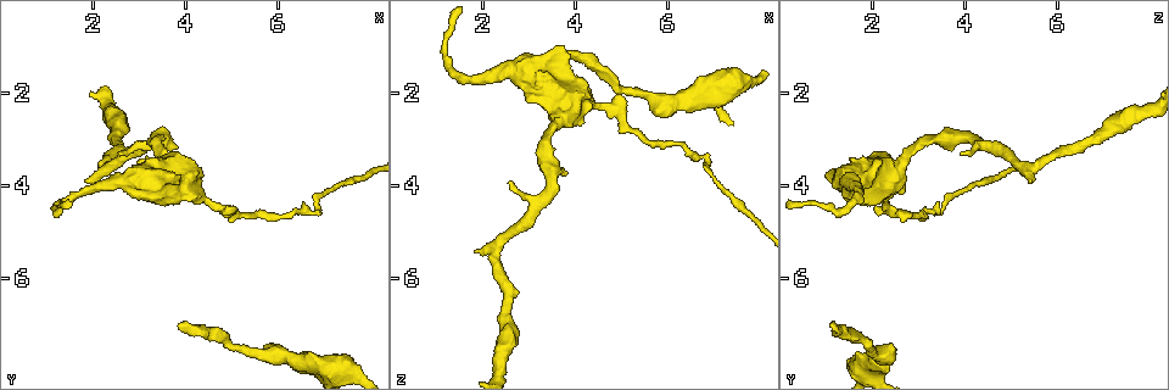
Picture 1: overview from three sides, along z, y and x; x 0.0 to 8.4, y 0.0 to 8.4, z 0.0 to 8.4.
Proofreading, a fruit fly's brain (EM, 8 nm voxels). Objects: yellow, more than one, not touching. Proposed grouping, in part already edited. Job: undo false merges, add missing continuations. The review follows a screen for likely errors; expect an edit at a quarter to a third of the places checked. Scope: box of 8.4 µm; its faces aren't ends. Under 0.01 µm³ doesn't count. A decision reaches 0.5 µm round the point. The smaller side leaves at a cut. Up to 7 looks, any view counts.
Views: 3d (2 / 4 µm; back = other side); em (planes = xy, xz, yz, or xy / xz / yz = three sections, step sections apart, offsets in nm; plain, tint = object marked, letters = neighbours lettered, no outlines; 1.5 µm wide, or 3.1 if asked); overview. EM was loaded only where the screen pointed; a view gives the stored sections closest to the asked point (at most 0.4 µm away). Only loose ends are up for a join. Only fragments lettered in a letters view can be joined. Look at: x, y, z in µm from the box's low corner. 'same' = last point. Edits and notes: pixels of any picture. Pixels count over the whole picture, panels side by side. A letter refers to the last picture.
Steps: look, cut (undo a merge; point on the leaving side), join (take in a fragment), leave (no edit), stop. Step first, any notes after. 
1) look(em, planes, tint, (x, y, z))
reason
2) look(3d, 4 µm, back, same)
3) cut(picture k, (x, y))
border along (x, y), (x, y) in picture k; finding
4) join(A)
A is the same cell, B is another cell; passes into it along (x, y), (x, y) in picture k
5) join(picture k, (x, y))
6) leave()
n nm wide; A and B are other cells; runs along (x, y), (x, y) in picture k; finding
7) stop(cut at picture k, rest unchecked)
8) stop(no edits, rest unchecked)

look(em, planes, letters, (3.85, 7.05, 1.15))
branch stops here

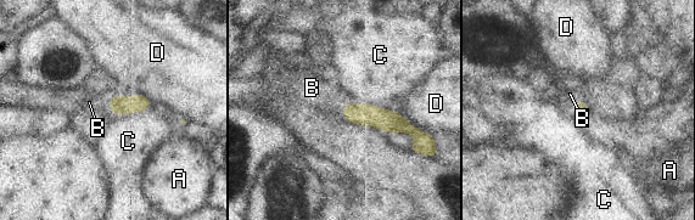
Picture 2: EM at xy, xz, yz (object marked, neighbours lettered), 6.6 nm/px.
join(B)
C touches over 360 nm; B is the same cell, A, C and D are other cells; passes into it along (122, 105), (108, 103), (89, 102) in picture 2; it goes on there

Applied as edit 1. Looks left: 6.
look(overview)
redraw

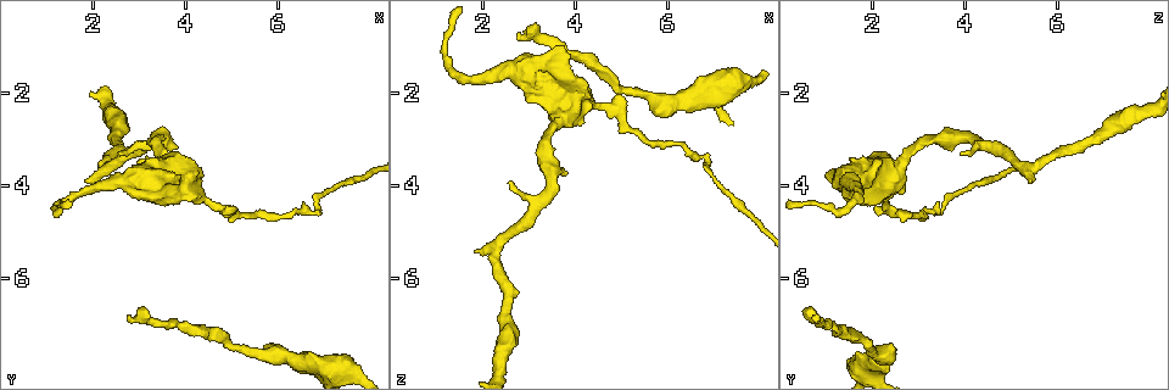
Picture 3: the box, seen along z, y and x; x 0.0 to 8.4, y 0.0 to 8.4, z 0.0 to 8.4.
look(3d, 4 µm, back, (3.40, 3.30, 2.90))
thin neck

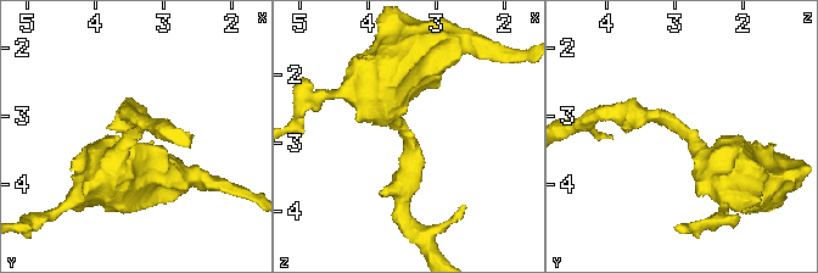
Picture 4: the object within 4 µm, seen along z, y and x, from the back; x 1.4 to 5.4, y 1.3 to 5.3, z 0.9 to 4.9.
look(em, planes, tint, (3.45, 3.20, 2.95))
arms of 320, 650 nm

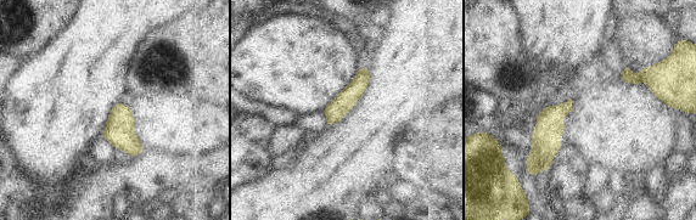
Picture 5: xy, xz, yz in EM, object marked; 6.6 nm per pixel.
look(em, planes, letters, same)
see the neighbours

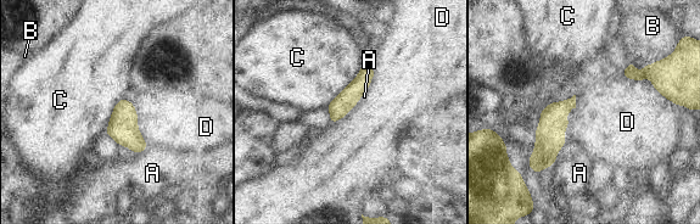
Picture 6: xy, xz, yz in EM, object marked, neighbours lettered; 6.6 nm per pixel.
leave()
C touches over 380 nm; A, B, C and D are other cells; runs along (368, 66), (363, 80), (332, 119) in picture 6; all the same cell

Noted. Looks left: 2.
look(3d, 2 µm, (2.30, 3.55, 5.35))
sharp bend

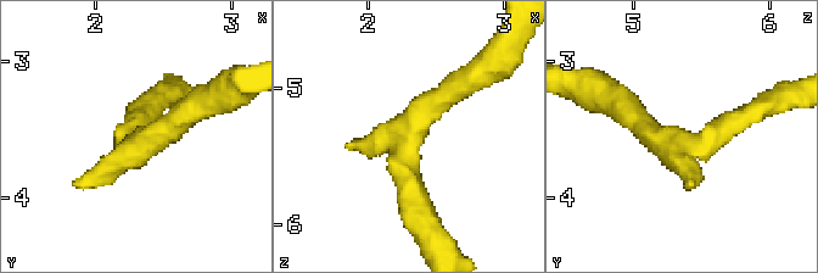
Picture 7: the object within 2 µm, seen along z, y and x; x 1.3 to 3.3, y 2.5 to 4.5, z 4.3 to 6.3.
look(em, planes, letters, (2.32, 3.56, 5.30))
shape alone is not enough

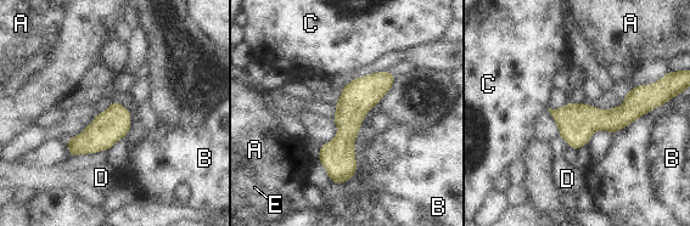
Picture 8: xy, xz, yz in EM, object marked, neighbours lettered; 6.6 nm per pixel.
leave()
A, B, C, D and E are other cells; border along (665, 102), (612, 134) in picture 8; all the same cell

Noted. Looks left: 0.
stop(join at picture 2, rest unchecked)

